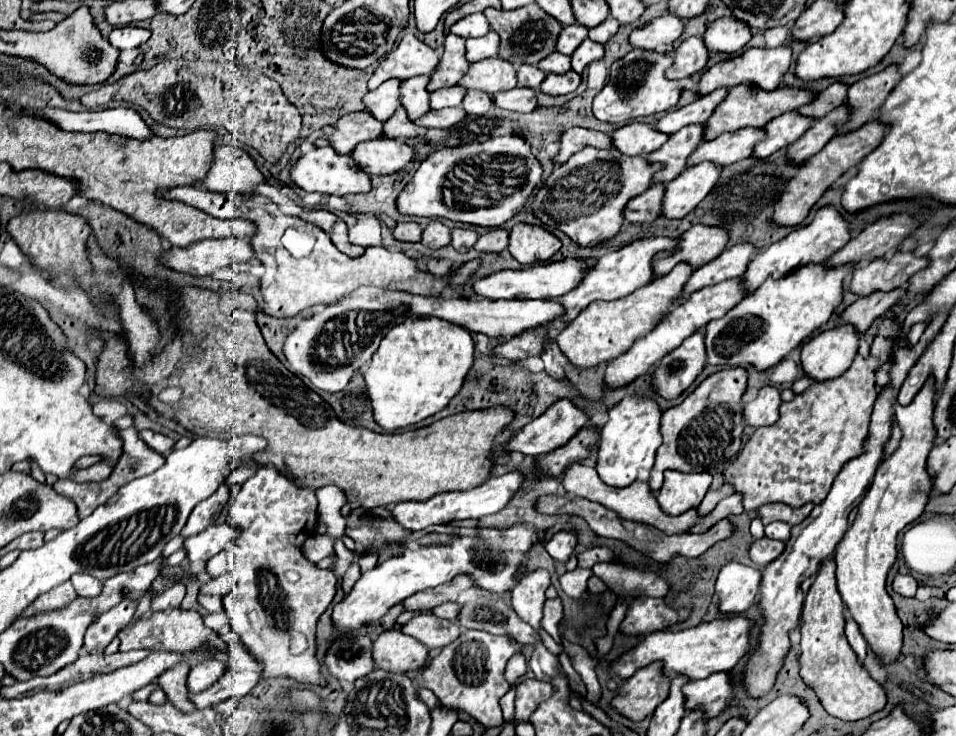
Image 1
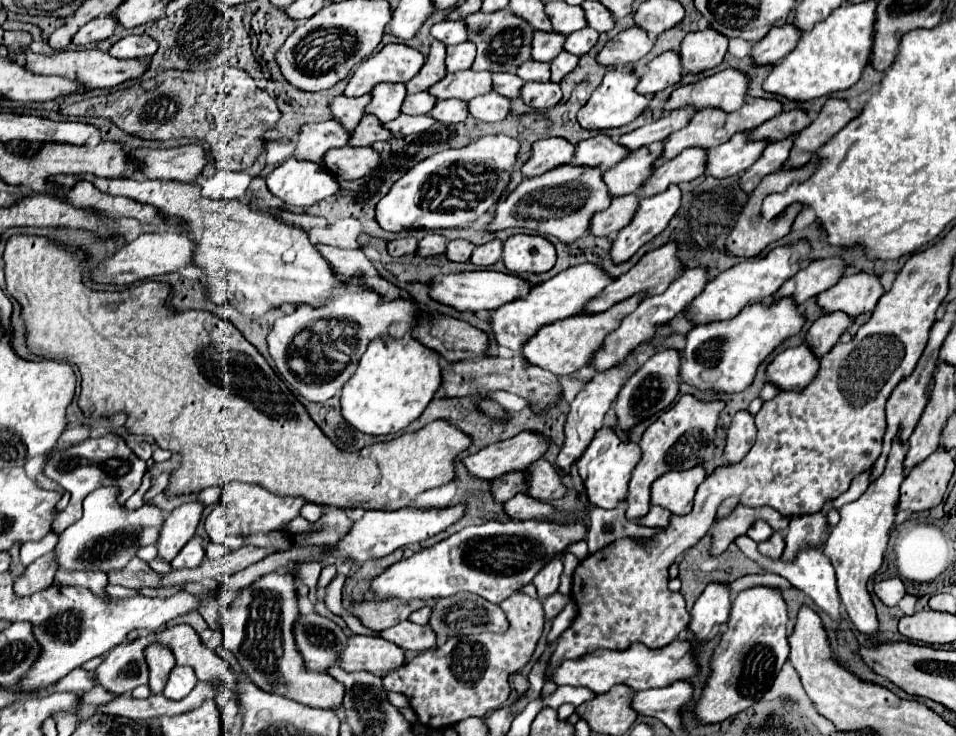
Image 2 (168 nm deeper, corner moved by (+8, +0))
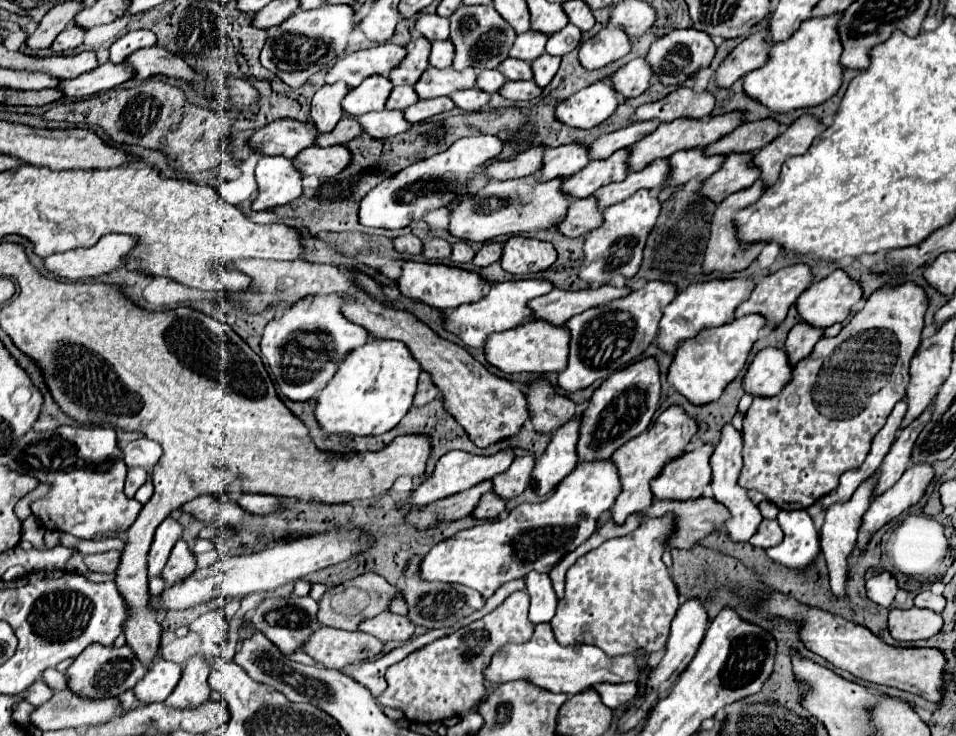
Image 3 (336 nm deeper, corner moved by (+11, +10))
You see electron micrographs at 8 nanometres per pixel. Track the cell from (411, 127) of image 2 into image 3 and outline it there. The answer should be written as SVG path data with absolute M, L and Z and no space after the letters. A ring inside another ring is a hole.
M372 111L360 117L352 117L360 123L362 131L370 137L370 139L386 139L398 133L408 131L412 125L408 125L408 121L404 121L404 113L402 111Z

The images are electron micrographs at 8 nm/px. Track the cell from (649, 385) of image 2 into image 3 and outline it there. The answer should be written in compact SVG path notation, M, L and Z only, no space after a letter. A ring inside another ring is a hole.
M652 357L640 359L616 373L612 373L590 397L588 407L582 415L580 437L576 445L578 463L606 461L626 441L634 439L650 425L654 411L660 401L660 373Z

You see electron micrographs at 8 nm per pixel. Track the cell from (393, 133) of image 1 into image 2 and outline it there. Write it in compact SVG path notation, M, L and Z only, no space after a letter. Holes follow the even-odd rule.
M363 115L359 127L355 127L355 131L351 133L349 145L353 147L365 147L365 145L373 145L375 141L385 141L385 139L393 139L393 133L389 129L383 127L383 123L379 119L375 119L375 115Z

